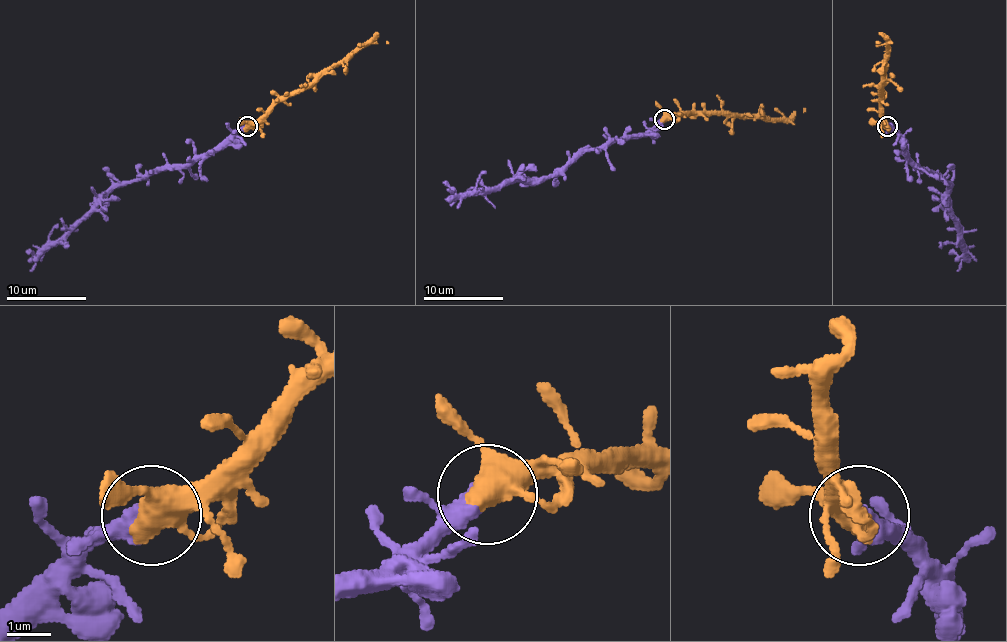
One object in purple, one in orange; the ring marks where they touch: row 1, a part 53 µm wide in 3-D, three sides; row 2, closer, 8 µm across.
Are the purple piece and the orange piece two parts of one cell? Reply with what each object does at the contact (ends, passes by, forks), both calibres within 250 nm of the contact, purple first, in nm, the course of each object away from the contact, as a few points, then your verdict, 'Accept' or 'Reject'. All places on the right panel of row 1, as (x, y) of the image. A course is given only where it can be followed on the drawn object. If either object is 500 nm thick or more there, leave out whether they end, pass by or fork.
At the ring purple ends. At the ring orange forks. Thickness 460 nm (purple) against 420 nm. Course of purple: (888, 127), (918, 166), (931, 170), (947, 186), (947, 208), (963, 252), (957, 256), (949, 250). Course of orange: (888, 127), (884, 123), (882, 103), (886, 41), (882, 37), (876, 43). Accept

